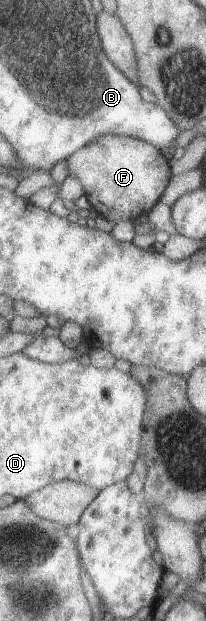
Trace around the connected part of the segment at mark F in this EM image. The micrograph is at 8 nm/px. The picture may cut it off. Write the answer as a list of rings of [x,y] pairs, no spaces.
[[[115,134],[101,136],[95,142],[88,144],[87,147],[78,150],[68,158],[67,166],[70,176],[77,177],[82,183],[92,206],[99,214],[107,216],[115,224],[119,224],[123,220],[135,222],[139,217],[146,218],[162,201],[175,175],[171,160],[163,154],[159,146],[141,138]]]

